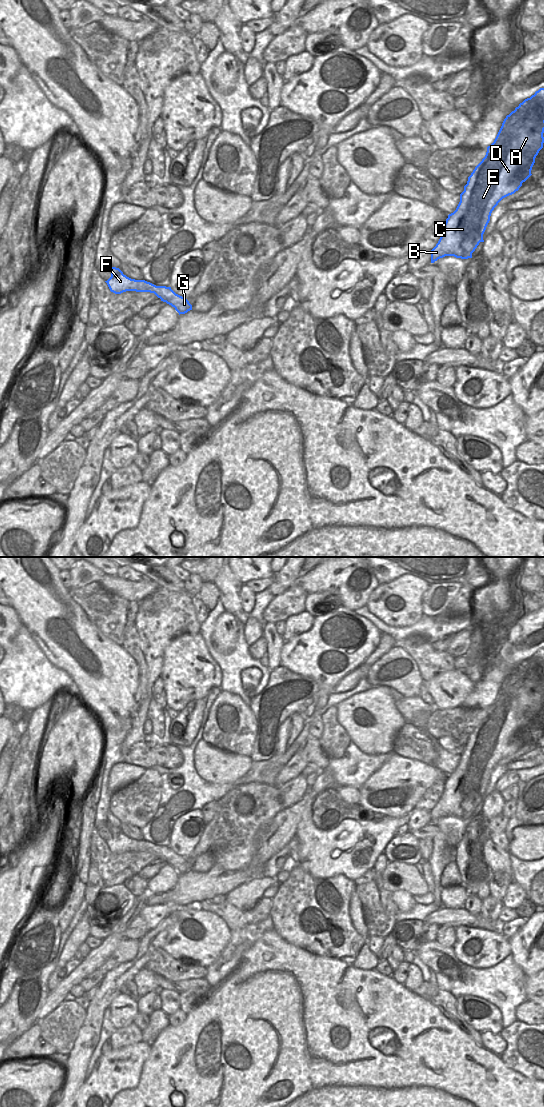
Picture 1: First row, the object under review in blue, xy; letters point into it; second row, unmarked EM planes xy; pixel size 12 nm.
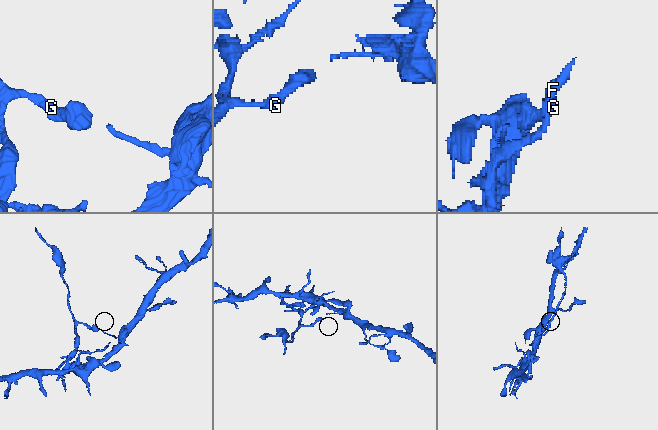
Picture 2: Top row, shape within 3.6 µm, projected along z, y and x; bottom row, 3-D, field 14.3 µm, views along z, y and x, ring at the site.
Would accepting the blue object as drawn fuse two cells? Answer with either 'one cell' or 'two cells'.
one cell

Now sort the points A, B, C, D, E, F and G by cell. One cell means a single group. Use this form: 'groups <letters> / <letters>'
groups A B C D E F G

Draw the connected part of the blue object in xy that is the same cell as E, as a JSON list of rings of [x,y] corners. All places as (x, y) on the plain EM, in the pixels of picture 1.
[[[540,648],[530,658],[525,659],[504,679],[494,700],[487,707],[482,721],[468,737],[456,770],[448,775],[443,793],[430,811],[431,823],[445,816],[472,818],[490,781],[494,768],[505,757],[514,754],[532,734],[535,718],[544,703],[544,648]]]

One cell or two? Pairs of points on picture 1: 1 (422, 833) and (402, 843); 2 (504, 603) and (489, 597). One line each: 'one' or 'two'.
1: two
2: one

